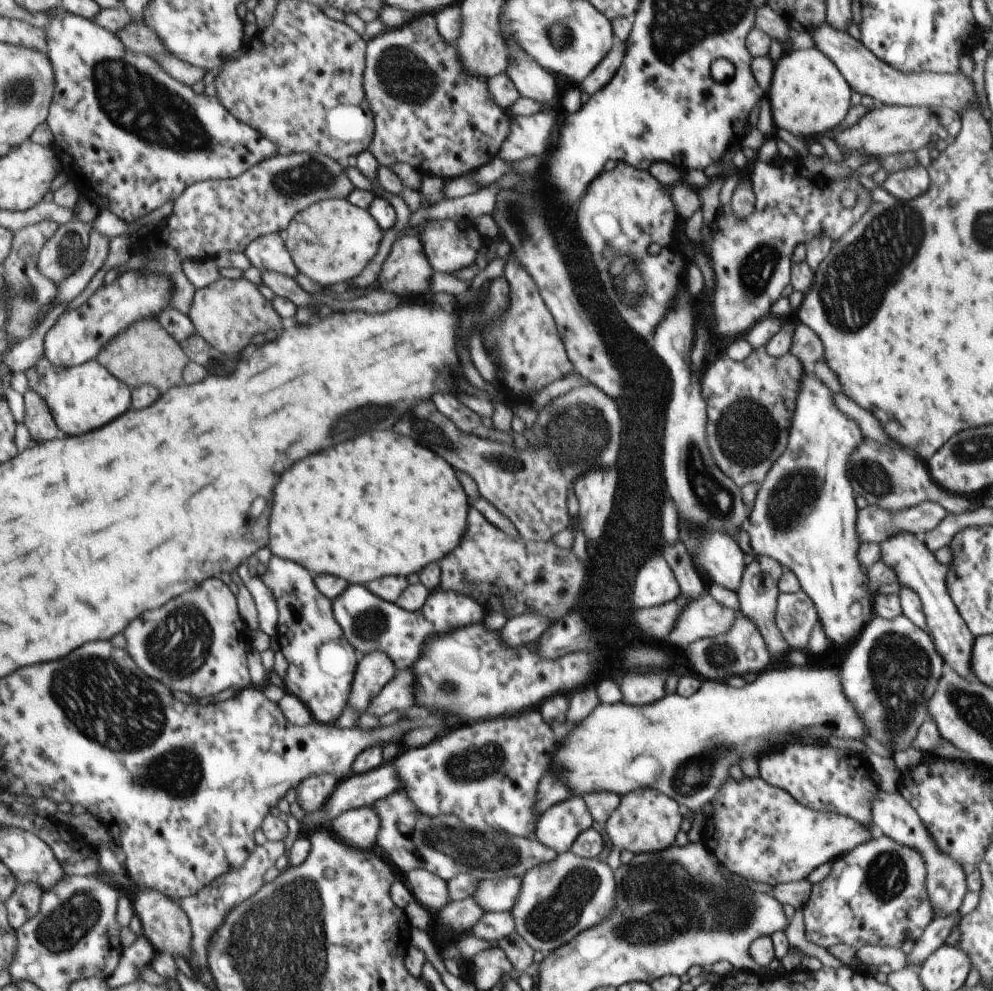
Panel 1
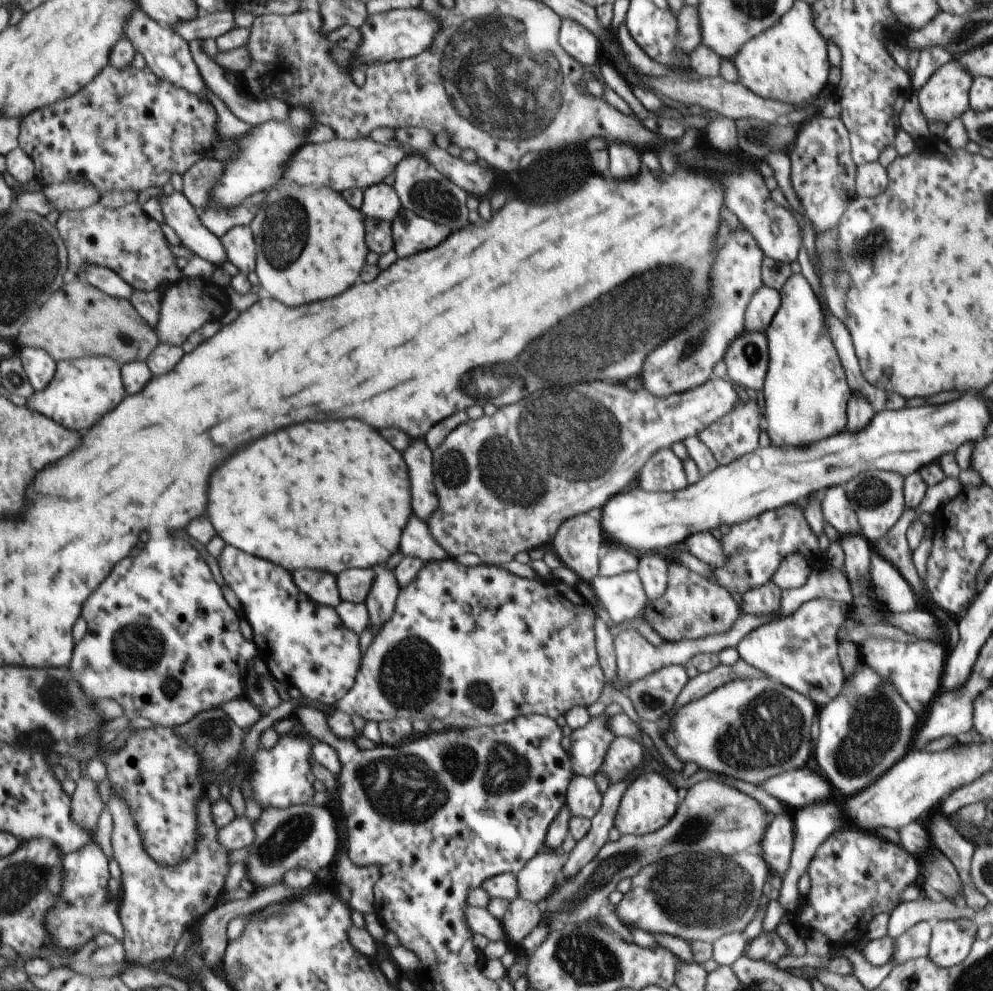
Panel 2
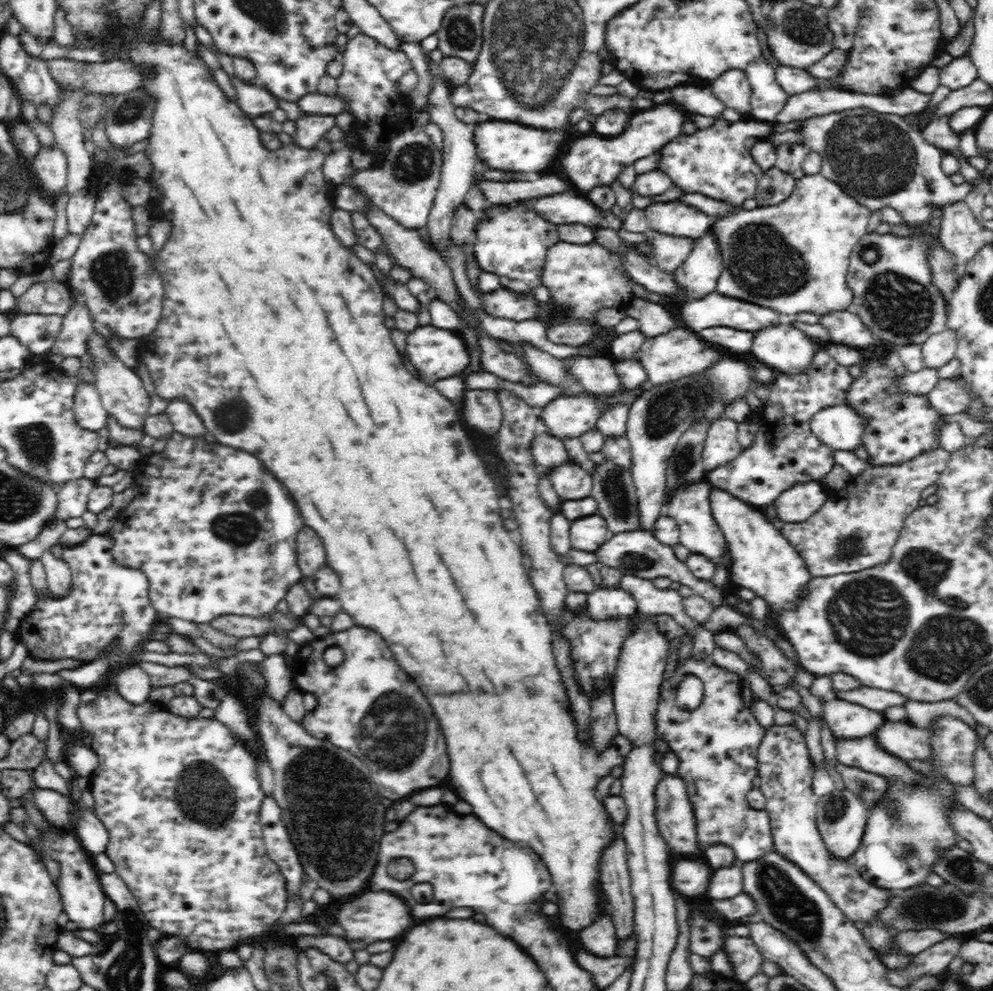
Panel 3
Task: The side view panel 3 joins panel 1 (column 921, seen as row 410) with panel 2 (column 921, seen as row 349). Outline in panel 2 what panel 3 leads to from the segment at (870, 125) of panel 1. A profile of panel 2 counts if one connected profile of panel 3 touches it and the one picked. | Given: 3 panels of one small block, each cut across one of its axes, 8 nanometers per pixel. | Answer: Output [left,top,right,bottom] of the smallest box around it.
[917,58,973,122]

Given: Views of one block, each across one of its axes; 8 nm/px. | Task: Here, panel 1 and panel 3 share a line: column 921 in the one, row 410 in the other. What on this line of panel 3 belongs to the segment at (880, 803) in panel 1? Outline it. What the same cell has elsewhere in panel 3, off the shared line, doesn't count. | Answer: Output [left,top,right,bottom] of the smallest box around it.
[810,405,863,451]

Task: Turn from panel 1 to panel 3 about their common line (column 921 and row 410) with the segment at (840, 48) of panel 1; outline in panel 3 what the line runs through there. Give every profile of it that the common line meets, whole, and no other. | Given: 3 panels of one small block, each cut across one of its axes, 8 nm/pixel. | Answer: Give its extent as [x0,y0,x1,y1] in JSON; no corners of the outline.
[73,382,110,431]

